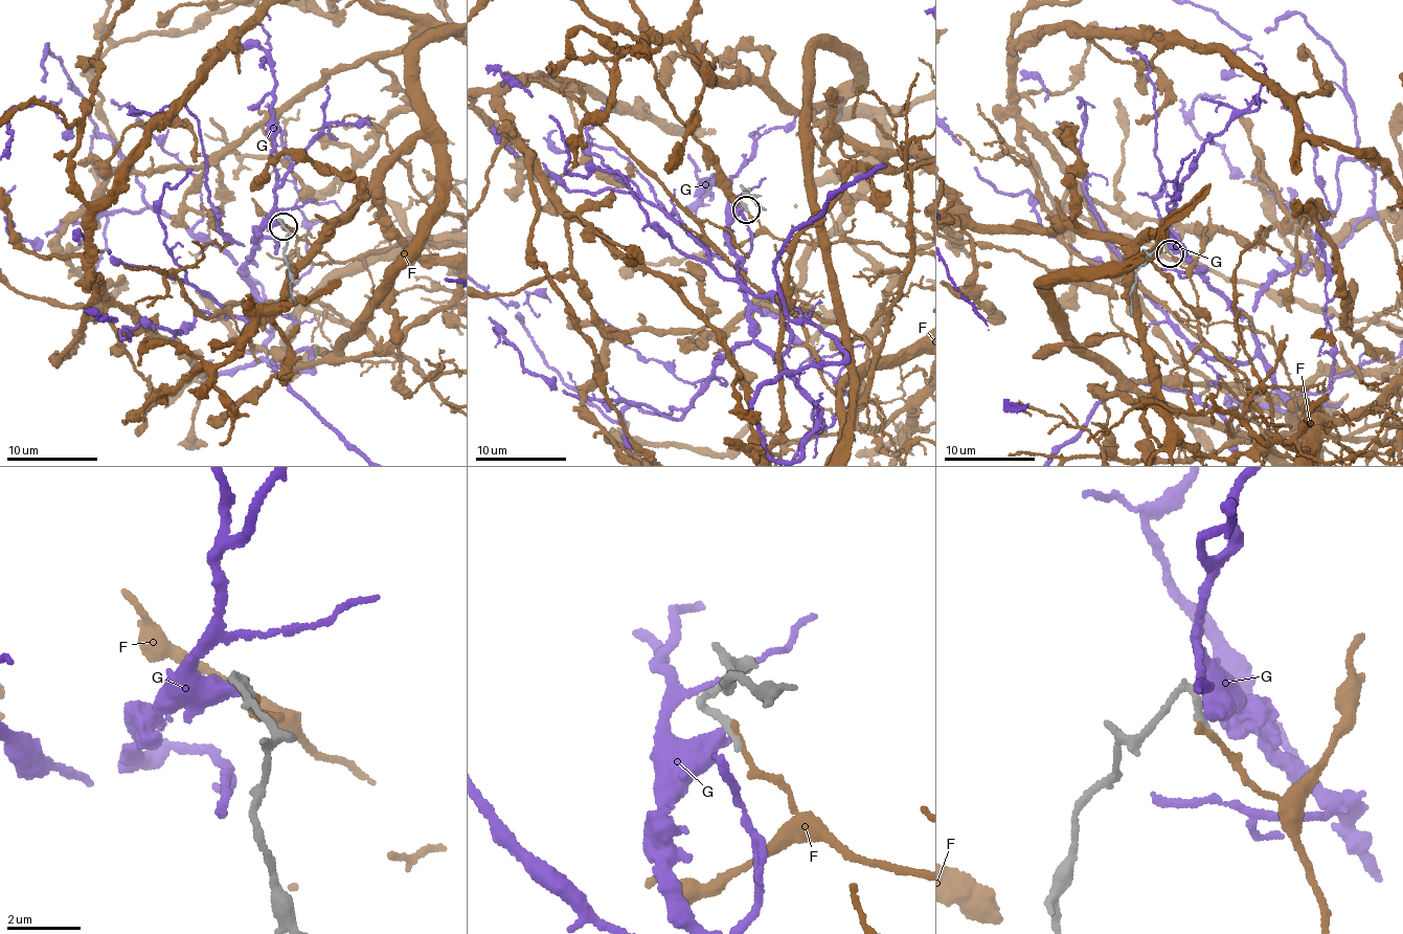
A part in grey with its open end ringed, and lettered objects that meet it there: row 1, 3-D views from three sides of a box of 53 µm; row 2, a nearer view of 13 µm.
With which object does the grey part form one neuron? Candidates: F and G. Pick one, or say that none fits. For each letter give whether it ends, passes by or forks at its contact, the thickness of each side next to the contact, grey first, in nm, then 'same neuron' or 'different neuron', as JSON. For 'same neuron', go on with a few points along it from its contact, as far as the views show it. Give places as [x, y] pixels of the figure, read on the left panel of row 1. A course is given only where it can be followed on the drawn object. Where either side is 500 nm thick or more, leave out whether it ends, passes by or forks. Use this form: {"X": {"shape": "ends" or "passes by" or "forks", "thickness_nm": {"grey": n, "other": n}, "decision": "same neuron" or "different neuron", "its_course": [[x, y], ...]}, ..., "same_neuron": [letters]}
{"F": {"shape": "ends", "thickness_nm": {"grey": 240, "other": 160}, "decision": "different neuron"}, "G": {"shape": "ends", "thickness_nm": {"grey": 280, "other": 480}, "decision": "different neuron"}, "same_neuron": []}

